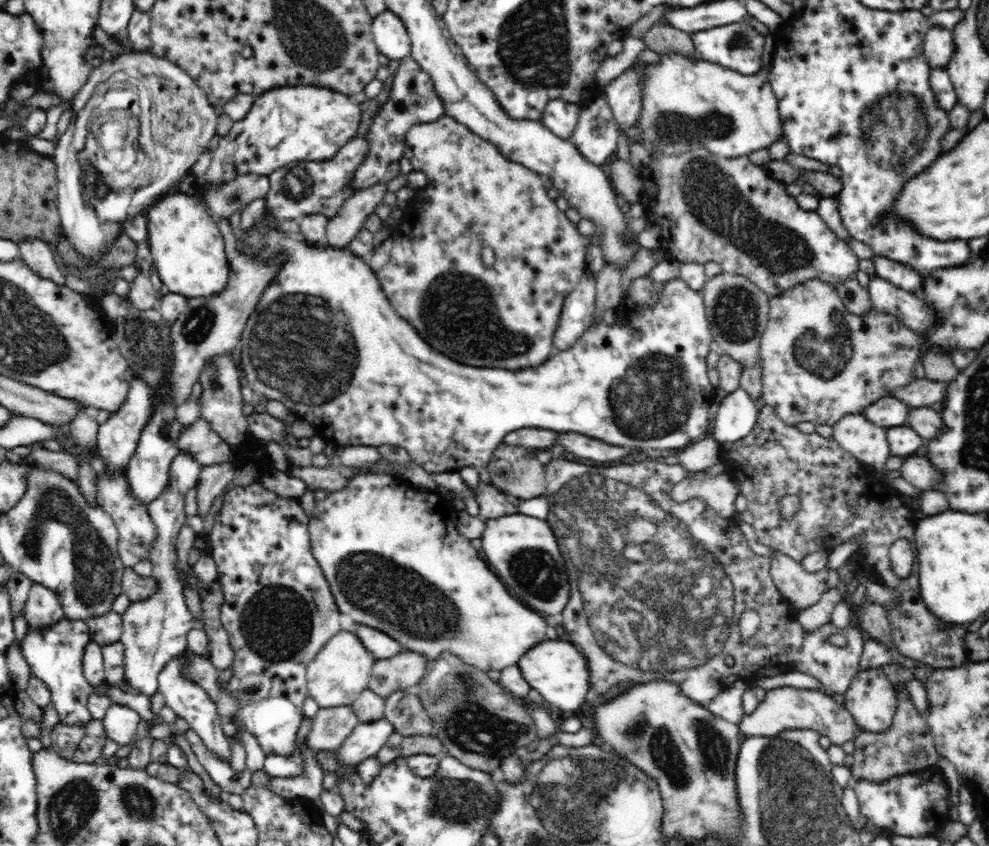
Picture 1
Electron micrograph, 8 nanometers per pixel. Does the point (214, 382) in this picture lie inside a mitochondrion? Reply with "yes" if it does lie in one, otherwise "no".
yes

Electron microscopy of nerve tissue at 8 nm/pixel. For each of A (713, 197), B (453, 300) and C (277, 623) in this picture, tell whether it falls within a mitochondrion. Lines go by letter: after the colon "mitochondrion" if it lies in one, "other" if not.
A: mitochondrion
B: mitochondrion
C: mitochondrion

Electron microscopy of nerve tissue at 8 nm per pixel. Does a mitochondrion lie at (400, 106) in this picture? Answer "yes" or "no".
no

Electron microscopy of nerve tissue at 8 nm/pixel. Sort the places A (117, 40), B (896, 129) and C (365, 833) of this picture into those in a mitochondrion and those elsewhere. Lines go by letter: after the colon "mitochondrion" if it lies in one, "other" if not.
A: other
B: mitochondrion
C: other

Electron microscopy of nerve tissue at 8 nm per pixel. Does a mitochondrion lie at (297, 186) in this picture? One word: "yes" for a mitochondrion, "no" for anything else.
yes

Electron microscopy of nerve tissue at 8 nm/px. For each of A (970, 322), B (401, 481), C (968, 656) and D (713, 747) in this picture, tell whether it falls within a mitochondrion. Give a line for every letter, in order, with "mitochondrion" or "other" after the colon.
A: other
B: other
C: other
D: mitochondrion

